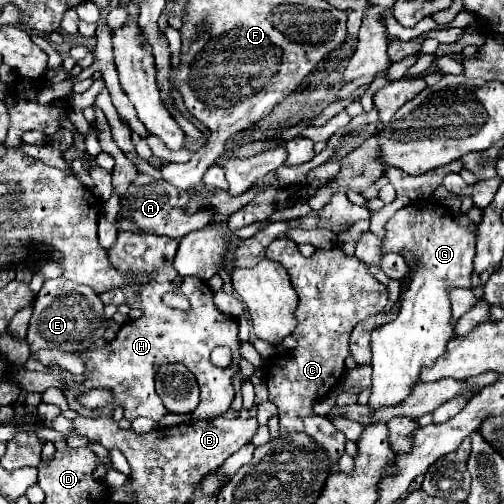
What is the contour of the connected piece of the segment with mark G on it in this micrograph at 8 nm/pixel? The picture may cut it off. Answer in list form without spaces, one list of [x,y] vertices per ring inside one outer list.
[[[428,200],[428,202],[414,202],[404,208],[400,208],[384,226],[384,238],[382,238],[382,252],[402,252],[410,250],[416,256],[416,264],[410,266],[408,276],[400,284],[400,312],[398,316],[376,328],[372,332],[372,396],[370,406],[390,406],[402,402],[410,388],[418,382],[416,374],[420,374],[422,366],[432,366],[440,354],[444,354],[448,340],[454,334],[454,318],[452,318],[452,306],[450,306],[450,292],[454,288],[472,288],[470,276],[472,276],[472,258],[474,258],[474,234],[470,228],[460,226],[452,212],[440,202]]]

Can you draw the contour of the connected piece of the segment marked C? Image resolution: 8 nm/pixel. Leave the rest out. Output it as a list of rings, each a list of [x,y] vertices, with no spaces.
[[[276,238],[266,248],[266,256],[280,262],[288,270],[292,286],[300,298],[296,306],[298,326],[292,332],[298,346],[290,350],[290,356],[272,358],[266,366],[270,400],[278,406],[280,434],[286,436],[294,430],[306,432],[320,448],[332,454],[332,462],[338,462],[344,454],[346,436],[338,432],[328,418],[316,416],[312,406],[314,402],[326,398],[328,392],[342,382],[346,372],[344,358],[350,354],[350,332],[356,322],[380,312],[388,304],[388,290],[368,274],[366,266],[358,258],[346,256],[338,246],[332,250],[316,250],[310,258],[306,258],[298,252],[296,242]]]

